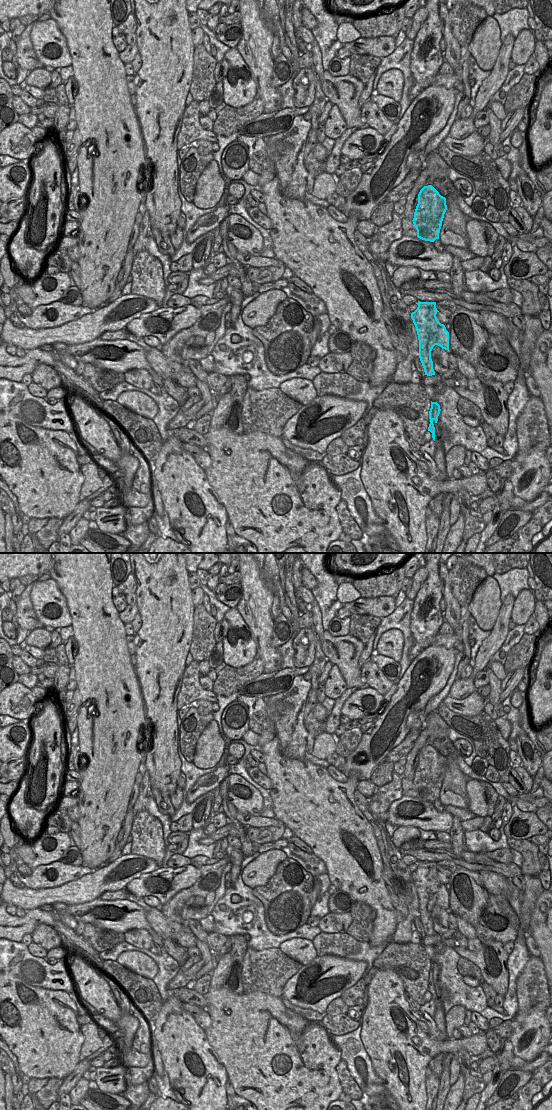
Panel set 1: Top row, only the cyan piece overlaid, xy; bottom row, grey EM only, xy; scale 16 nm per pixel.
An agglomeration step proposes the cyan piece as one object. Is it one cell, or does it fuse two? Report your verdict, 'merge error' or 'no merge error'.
merge error

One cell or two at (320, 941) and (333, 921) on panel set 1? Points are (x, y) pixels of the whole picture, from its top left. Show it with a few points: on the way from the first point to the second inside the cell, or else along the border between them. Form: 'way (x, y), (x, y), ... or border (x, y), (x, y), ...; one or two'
border (321, 931), (345, 933); two

